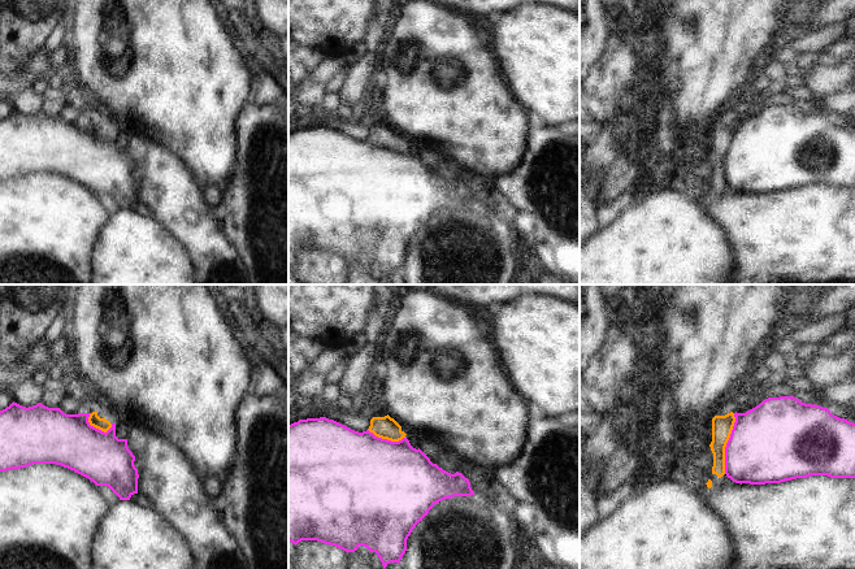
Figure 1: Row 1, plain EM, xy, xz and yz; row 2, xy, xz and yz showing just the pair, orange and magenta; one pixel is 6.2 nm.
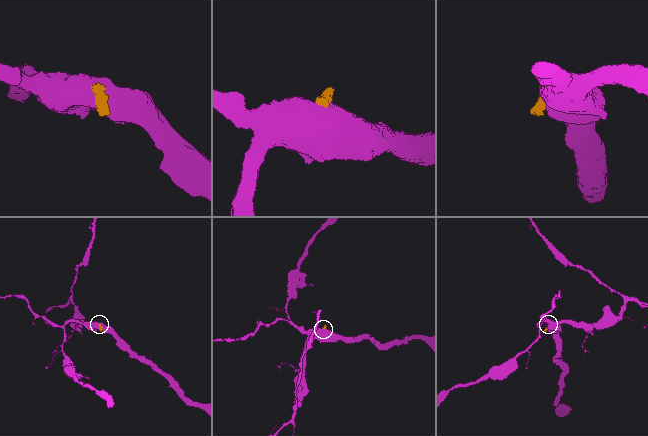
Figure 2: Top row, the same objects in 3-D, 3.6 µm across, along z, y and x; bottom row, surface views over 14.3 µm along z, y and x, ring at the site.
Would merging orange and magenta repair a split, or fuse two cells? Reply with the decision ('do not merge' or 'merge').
do not merge

